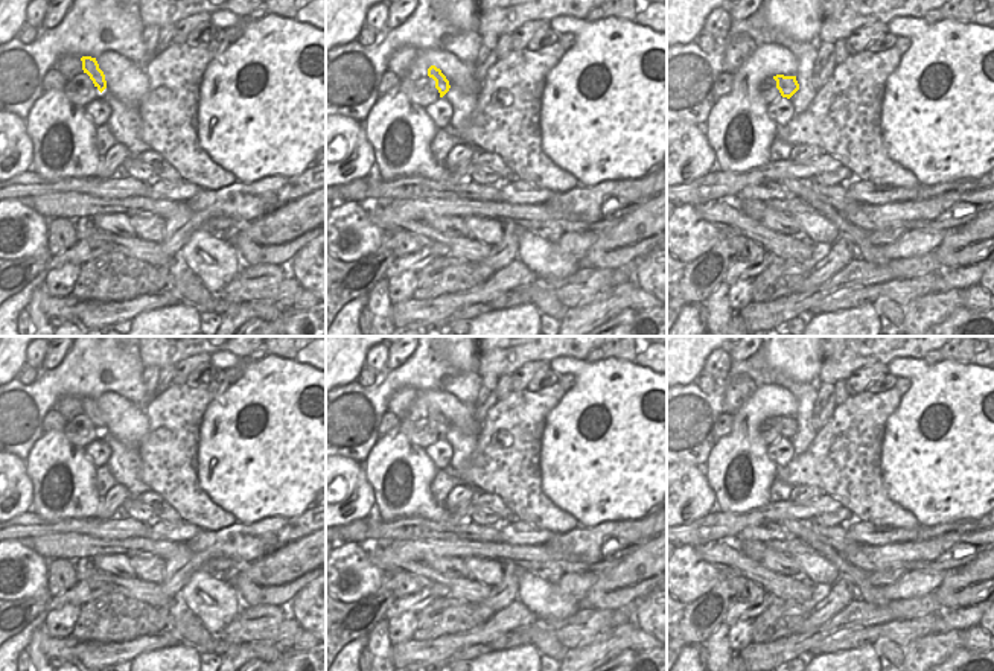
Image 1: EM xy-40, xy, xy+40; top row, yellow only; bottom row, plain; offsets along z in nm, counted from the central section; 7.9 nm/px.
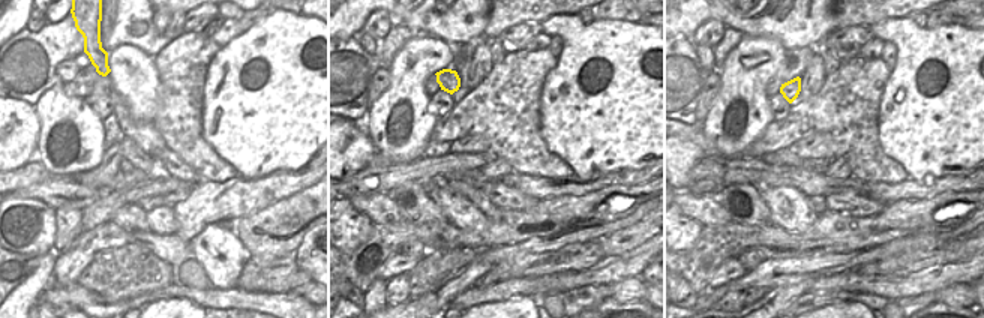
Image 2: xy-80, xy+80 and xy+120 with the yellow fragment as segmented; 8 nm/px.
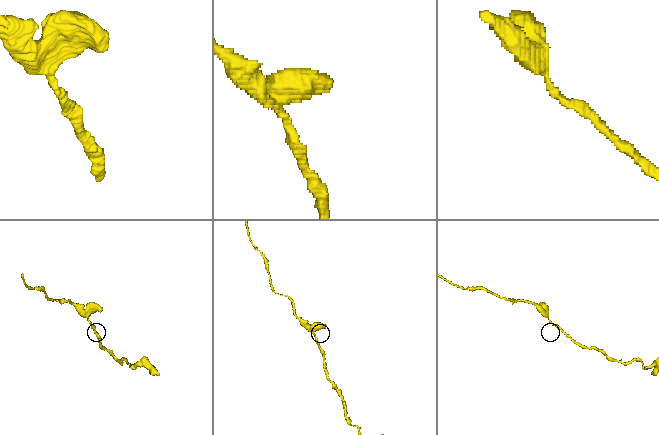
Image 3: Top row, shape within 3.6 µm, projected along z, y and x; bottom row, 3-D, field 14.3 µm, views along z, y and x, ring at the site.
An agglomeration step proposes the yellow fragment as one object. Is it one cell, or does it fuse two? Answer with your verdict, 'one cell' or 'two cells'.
one cell

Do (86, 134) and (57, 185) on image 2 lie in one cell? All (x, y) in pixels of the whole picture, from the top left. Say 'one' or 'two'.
two

